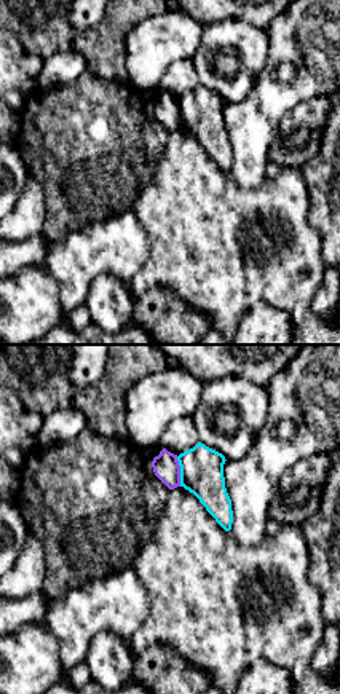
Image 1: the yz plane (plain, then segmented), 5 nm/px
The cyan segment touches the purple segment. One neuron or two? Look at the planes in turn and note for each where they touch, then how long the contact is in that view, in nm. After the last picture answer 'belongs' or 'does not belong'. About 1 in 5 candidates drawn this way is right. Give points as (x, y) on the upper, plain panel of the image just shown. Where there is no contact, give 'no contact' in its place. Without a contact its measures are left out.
(181, 114) | 150 nm

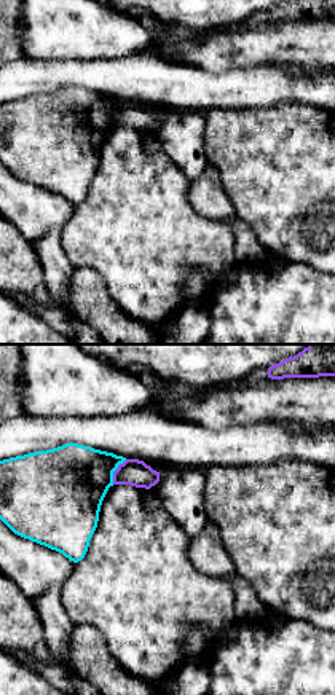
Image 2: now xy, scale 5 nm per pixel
(115, 112) | 150 nm

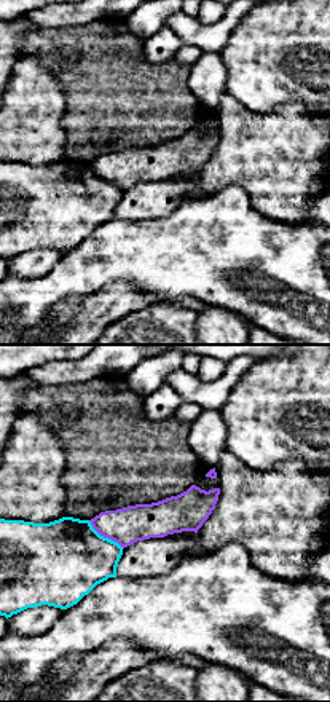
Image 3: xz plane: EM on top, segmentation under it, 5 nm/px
(106, 181) | 240 nm

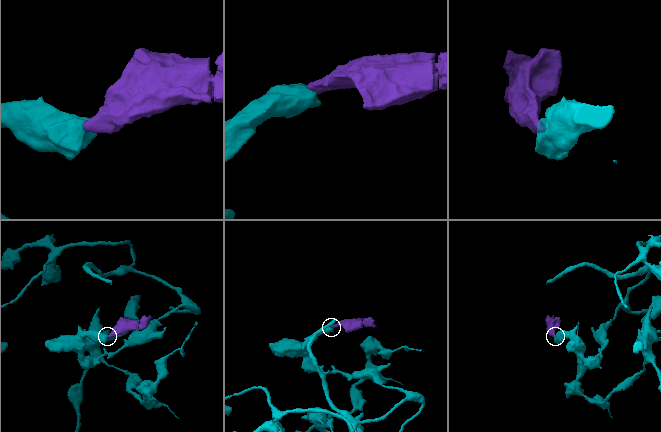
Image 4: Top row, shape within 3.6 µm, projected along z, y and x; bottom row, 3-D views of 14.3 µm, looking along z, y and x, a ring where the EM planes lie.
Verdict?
does not belong

